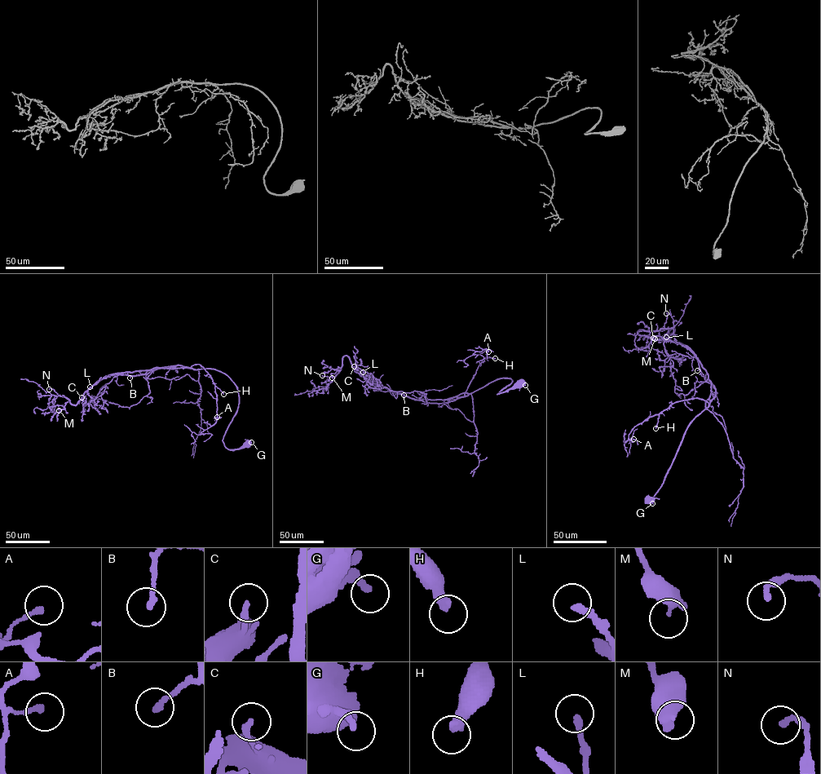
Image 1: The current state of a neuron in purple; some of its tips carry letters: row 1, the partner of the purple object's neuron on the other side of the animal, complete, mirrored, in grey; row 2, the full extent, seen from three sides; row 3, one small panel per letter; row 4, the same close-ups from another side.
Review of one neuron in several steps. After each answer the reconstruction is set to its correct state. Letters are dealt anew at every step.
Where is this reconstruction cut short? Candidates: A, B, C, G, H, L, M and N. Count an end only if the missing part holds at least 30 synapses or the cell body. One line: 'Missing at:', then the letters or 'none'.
Missing at: H, L

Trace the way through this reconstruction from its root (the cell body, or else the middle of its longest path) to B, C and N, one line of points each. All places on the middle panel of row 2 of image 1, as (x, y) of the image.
B: (522, 382), (496, 394), (512, 381), (509, 378), (496, 379), (467, 395), (441, 403), (426, 403), (403, 395)
C: (522, 382), (496, 394), (512, 381), (504, 378), (447, 399), (415, 400), (375, 383), (354, 366)
N: (522, 382), (496, 394), (512, 381), (504, 378), (415, 400), (360, 375), (346, 356), (334, 376), (322, 375)

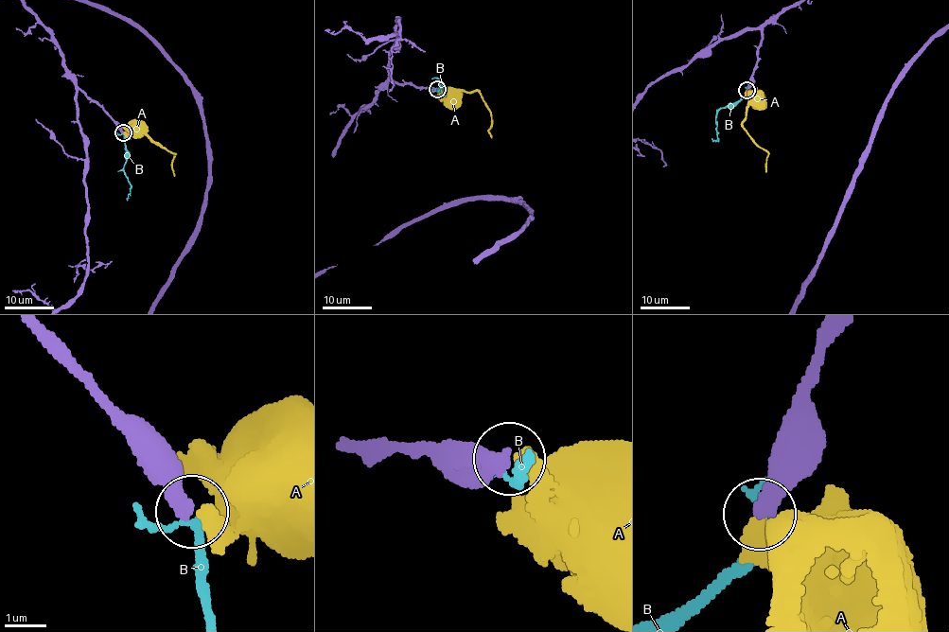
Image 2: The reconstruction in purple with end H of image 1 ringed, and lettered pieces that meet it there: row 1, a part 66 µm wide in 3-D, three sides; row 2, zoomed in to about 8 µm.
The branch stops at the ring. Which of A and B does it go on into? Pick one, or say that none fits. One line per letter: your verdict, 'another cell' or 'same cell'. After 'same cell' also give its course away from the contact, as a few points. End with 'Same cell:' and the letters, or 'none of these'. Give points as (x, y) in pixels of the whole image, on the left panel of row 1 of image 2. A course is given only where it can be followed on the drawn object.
A: another cell
B: another cell
Same cell: none of these

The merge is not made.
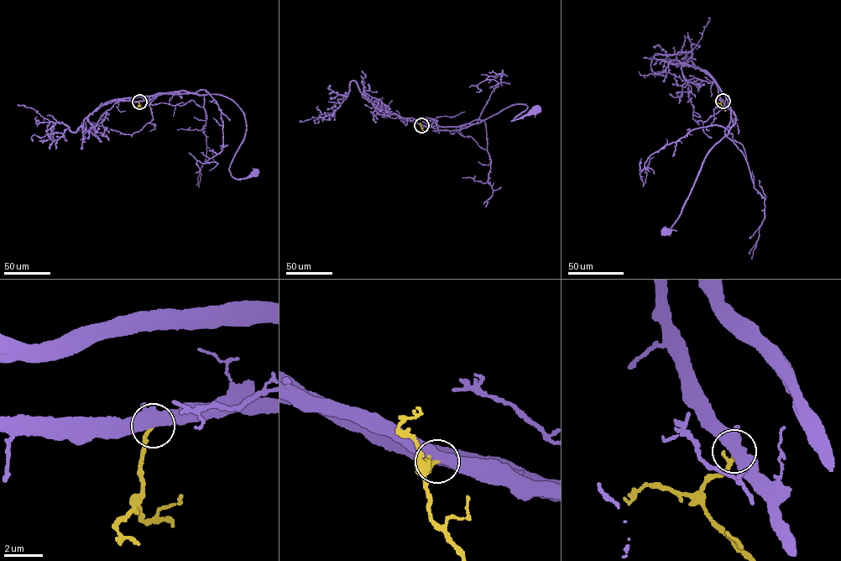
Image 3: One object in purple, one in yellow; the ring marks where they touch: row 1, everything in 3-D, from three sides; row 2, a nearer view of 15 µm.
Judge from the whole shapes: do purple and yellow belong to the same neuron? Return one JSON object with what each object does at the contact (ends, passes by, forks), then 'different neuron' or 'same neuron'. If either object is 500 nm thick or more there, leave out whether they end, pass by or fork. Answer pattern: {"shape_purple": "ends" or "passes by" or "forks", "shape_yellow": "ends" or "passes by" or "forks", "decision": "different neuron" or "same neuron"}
{"decision": "same neuron"}

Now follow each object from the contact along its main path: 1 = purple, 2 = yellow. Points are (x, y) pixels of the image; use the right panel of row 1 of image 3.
1: (723, 101), (726, 107), (733, 112), (734, 124), (708, 152), (681, 213), (668, 230), (668, 233), (666, 232)
2: (723, 101), (721, 104), (725, 111)

